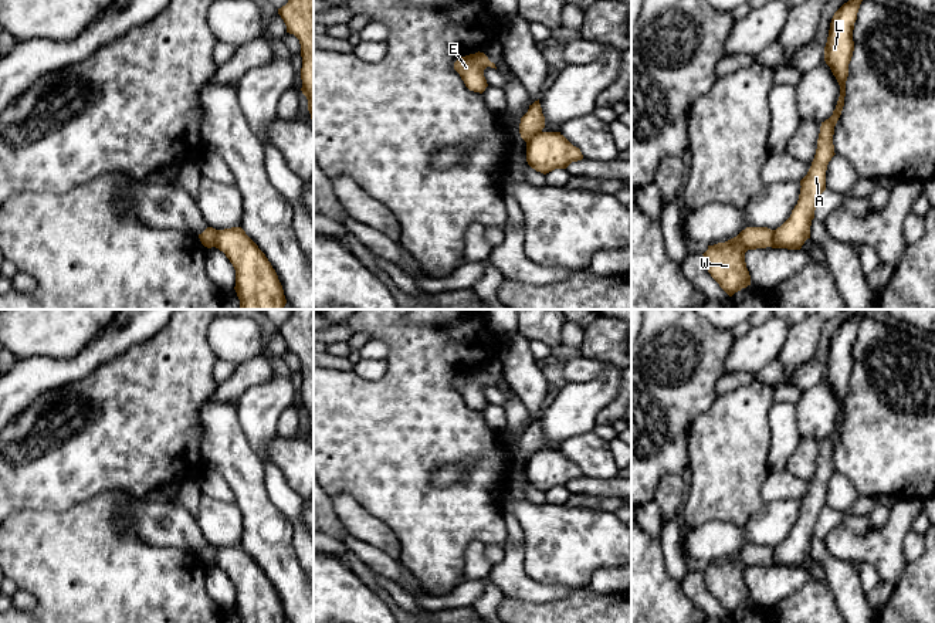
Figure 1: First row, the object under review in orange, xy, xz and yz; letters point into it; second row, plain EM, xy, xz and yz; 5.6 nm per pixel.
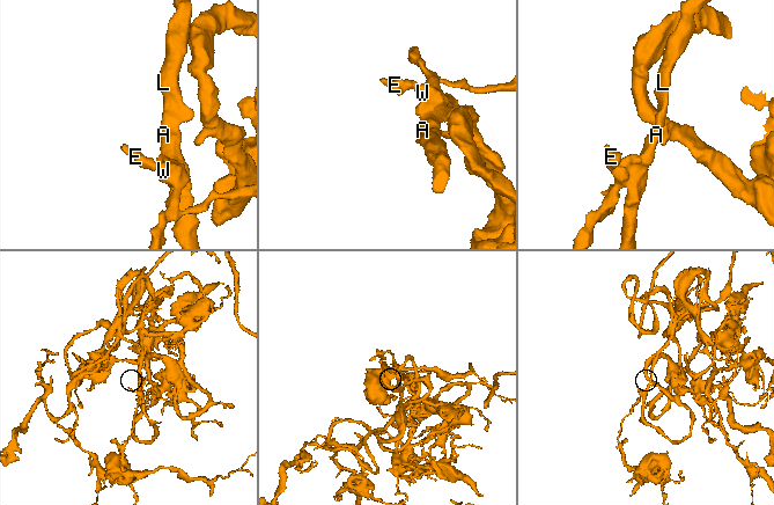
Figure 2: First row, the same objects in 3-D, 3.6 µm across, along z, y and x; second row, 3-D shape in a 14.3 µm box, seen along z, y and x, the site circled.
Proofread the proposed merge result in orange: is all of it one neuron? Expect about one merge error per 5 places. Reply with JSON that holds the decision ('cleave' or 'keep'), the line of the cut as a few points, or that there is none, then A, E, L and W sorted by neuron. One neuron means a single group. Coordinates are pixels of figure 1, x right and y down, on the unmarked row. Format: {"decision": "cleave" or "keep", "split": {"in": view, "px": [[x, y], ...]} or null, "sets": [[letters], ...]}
{"decision": "keep", "split": null, "sets": [["A", "E", "L", "W"]]}

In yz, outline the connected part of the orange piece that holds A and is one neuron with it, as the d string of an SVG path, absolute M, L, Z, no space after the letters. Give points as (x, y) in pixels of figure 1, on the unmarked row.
M854 314L833 333L824 365L824 379L840 403L840 414L833 433L821 440L817 467L807 492L800 498L800 512L790 535L776 548L746 545L736 555L708 563L704 582L719 605L732 614L751 603L745 570L756 566L800 568L810 556L810 544L820 512L826 508L826 488L834 471L834 444L841 433L846 414L848 382L854 369L853 348L863 315Z

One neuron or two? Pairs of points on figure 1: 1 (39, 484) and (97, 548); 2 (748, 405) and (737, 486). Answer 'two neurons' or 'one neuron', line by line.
1: two neurons
2: one neuron

